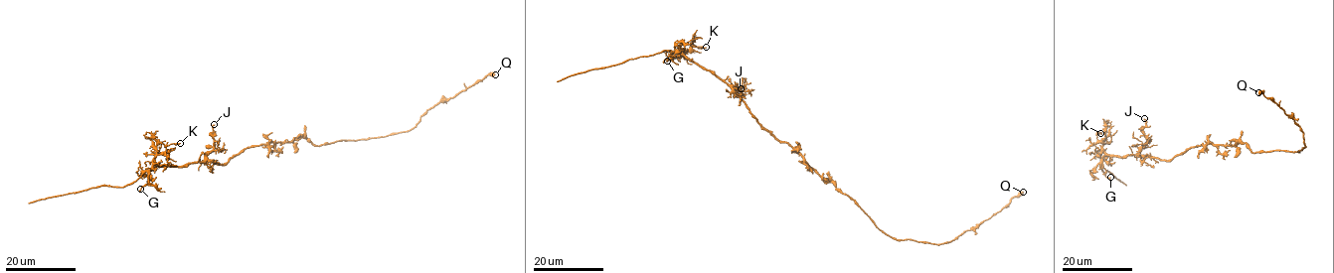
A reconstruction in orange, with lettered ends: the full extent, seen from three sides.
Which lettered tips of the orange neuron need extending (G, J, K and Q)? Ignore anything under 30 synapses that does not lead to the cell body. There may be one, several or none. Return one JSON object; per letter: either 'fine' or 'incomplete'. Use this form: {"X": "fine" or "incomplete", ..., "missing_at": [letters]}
{"G": "fine", "J": "fine", "K": "fine", "Q": "fine", "missing_at": []}

